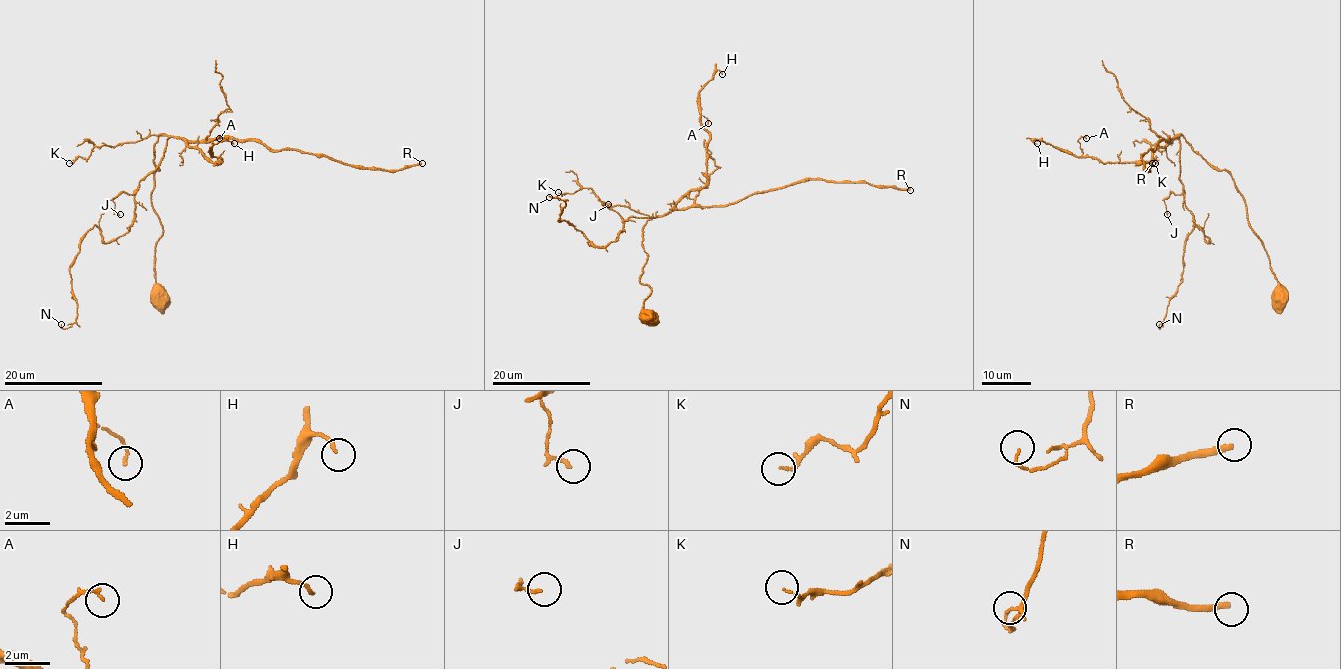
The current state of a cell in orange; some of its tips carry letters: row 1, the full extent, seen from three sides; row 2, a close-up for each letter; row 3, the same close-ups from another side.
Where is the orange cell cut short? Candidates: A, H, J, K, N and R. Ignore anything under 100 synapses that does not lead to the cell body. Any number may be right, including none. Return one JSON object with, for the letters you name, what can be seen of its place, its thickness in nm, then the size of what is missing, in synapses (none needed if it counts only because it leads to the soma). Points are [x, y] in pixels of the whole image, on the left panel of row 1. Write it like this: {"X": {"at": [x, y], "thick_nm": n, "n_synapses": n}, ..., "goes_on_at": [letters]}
{"R": {"at": [422, 163], "thick_nm": 280, "n_synapses": 300}, "goes_on_at": ["R"]}

